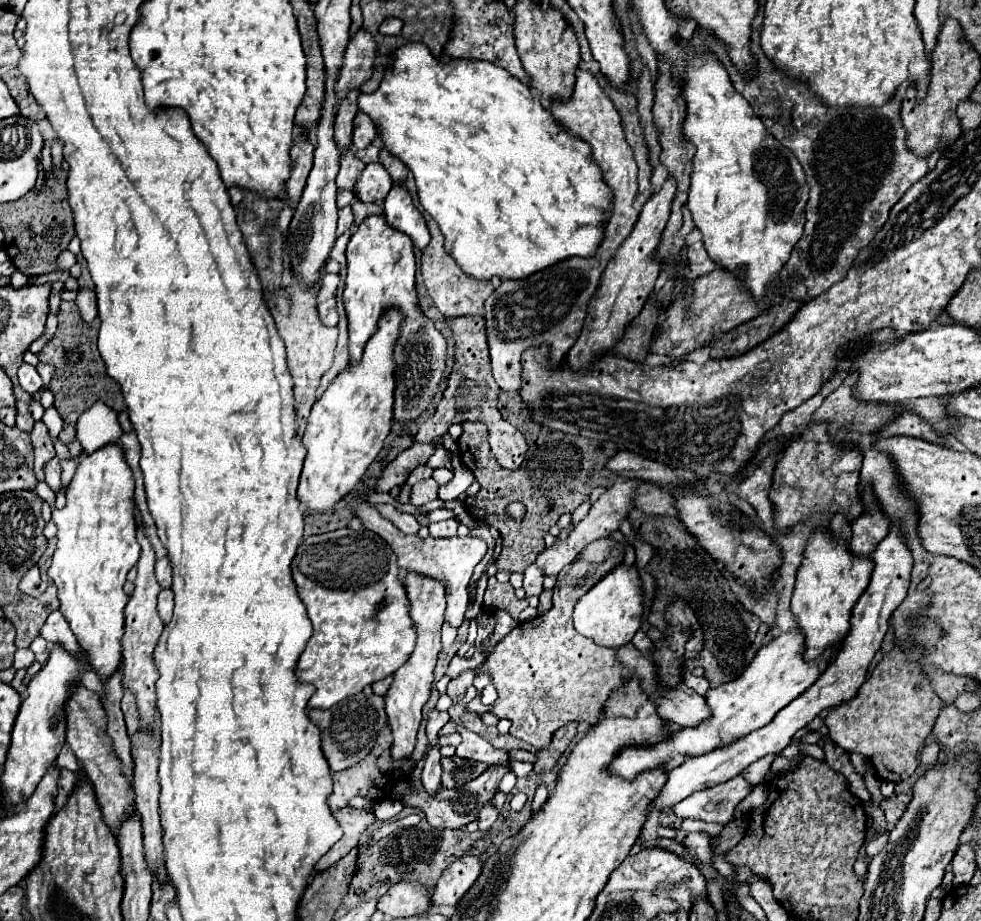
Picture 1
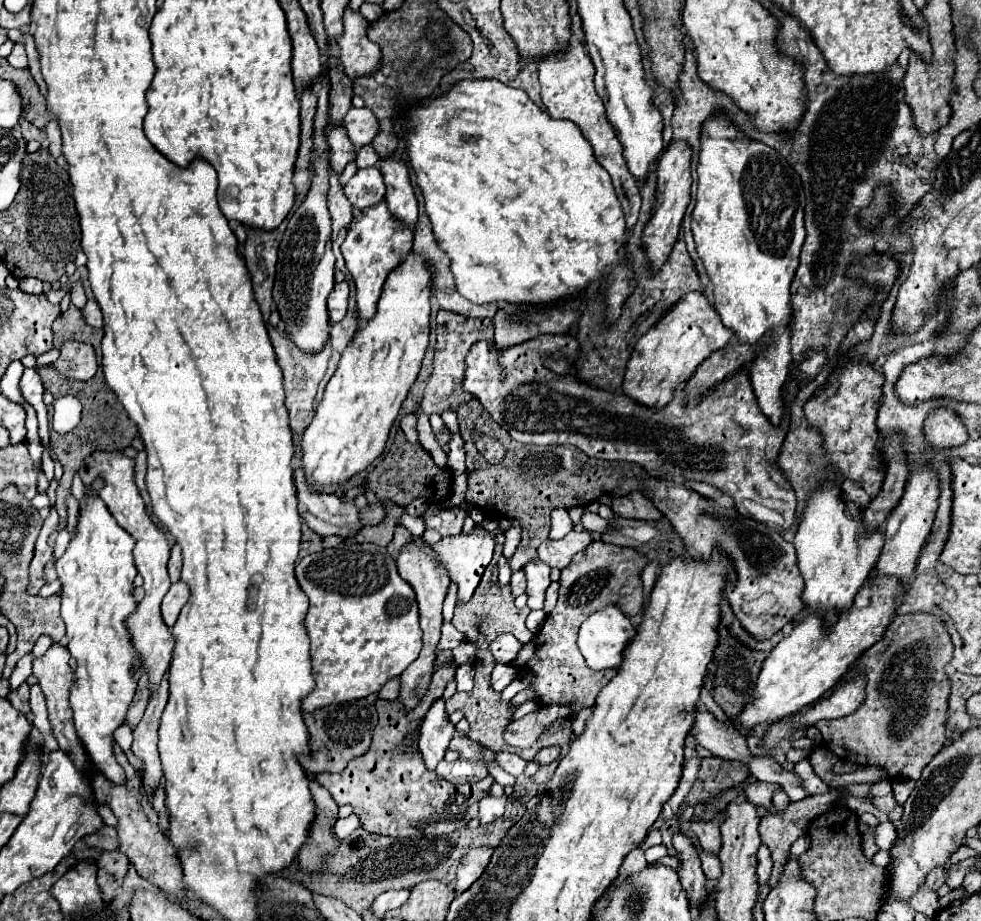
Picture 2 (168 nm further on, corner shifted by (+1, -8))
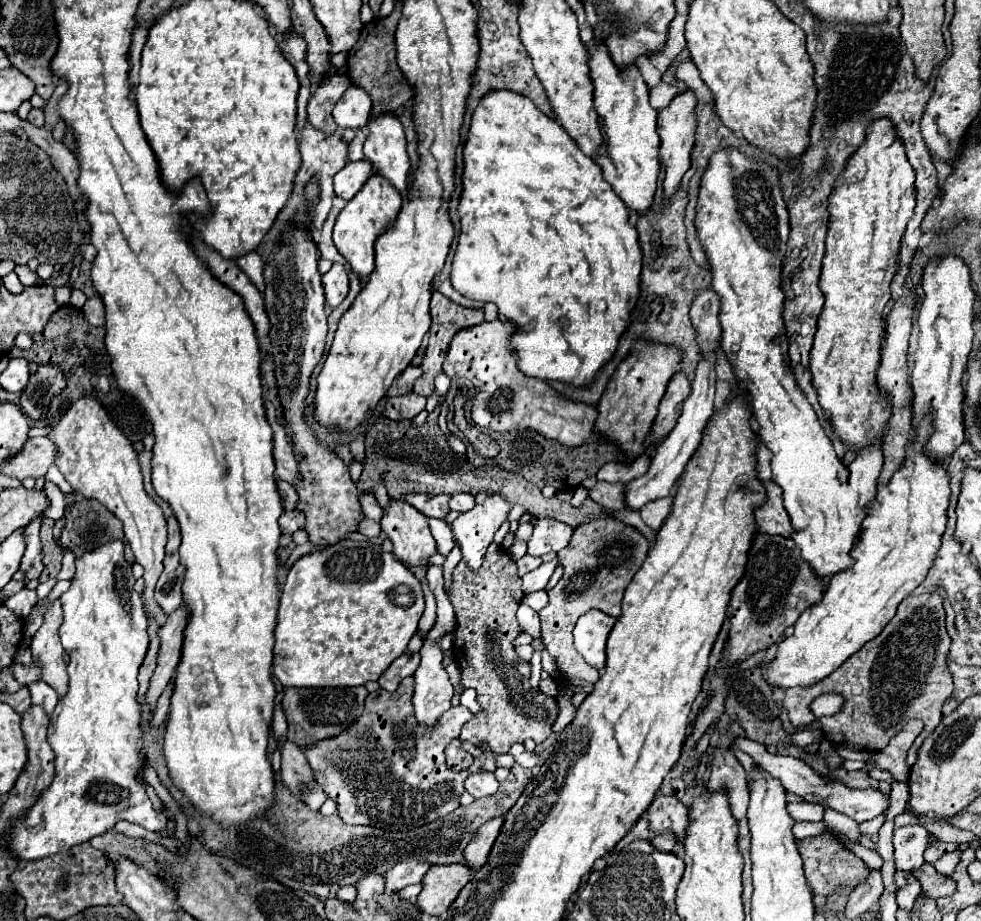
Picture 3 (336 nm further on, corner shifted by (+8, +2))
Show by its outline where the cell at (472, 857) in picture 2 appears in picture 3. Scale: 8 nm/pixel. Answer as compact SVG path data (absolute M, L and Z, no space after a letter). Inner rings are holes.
M494 817L490 821L486 821L478 831L476 835L470 839L468 847L466 847L466 861L468 865L478 871L486 861L488 861L488 855L490 855L490 849L500 833L500 827L504 823L504 817Z

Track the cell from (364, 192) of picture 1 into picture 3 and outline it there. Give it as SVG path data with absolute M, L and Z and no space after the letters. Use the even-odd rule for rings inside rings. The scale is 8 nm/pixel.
M354 161L354 163L346 163L346 167L336 173L334 179L334 193L346 201L350 201L364 185L364 181L368 181L368 177L372 175L372 165L368 161Z

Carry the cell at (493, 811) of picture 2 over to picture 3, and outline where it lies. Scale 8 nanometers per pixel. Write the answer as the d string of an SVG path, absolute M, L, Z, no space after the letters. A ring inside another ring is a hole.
M484 769L468 775L468 779L464 781L466 785L466 791L474 797L474 799L480 799L480 797L488 797L492 793L498 791L498 781L494 777L494 773L488 773Z

